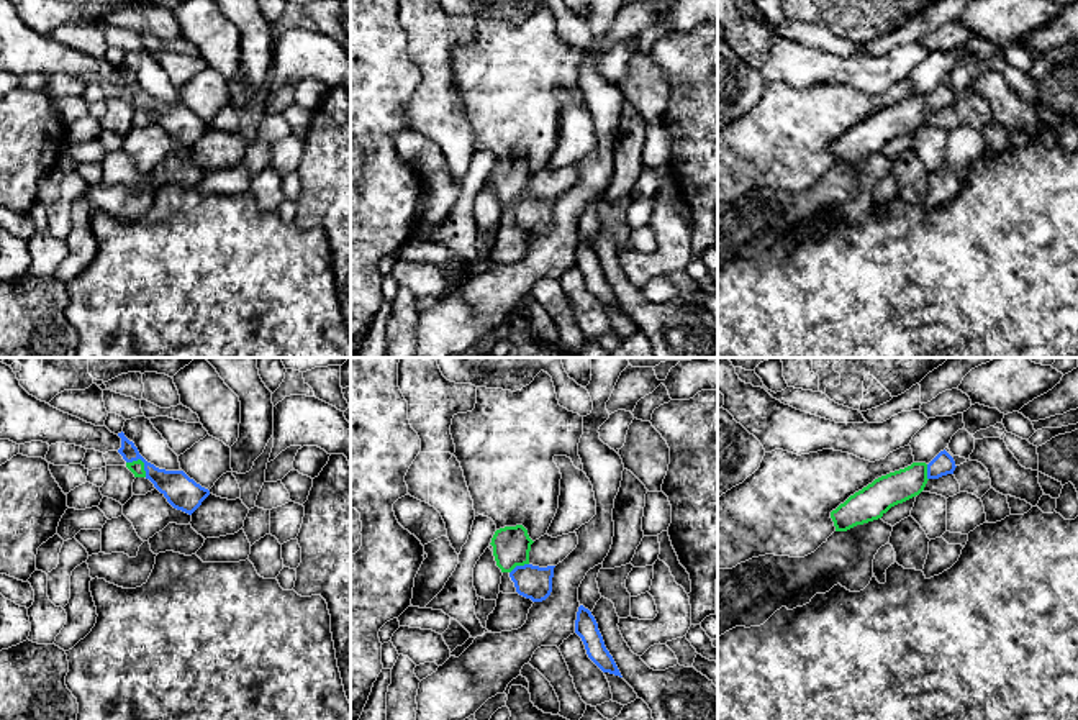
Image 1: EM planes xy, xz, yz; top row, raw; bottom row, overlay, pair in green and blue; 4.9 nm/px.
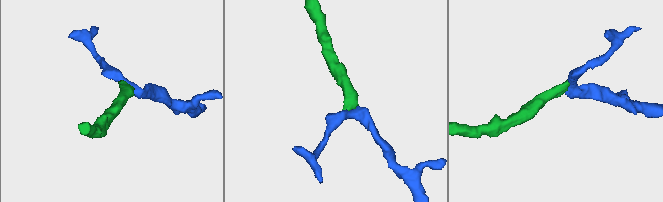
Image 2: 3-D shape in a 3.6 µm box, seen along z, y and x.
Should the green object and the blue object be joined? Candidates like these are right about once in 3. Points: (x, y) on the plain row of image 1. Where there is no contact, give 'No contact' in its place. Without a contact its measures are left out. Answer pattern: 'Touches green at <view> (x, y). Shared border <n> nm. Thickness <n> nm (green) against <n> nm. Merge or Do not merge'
Touches green at xy (141, 94). Shared border 130 nm. Thickness 70 nm (green) against 160 nm. Merge

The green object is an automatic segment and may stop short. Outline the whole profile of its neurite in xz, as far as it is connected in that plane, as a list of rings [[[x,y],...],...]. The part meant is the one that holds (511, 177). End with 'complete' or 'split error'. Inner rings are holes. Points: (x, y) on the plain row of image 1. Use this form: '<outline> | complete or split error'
[[[523,157],[505,159],[491,171],[493,189],[501,205],[508,205],[516,225],[532,235],[546,233],[552,225],[554,200],[539,200],[529,195],[534,174]]] | split error

